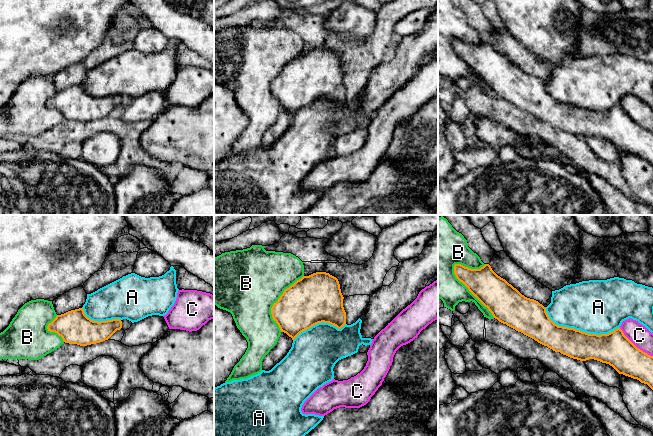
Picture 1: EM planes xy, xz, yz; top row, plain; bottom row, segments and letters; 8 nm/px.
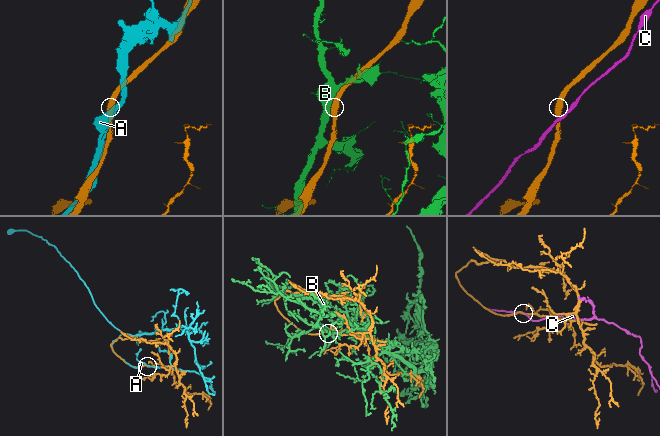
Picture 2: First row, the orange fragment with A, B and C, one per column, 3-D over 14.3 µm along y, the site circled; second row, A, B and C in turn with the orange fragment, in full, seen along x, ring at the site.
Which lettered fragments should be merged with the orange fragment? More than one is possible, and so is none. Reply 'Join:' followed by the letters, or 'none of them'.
Join: none of them

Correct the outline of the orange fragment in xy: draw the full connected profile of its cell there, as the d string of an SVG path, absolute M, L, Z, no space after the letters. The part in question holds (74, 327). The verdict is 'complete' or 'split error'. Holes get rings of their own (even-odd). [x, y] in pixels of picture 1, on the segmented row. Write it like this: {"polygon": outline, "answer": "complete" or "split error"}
{"polygon": "M83 308L57 315L47 326L48 331L57 333L65 343L80 346L108 340L121 328L120 319L93 321L85 315Z", "answer": "complete"}

